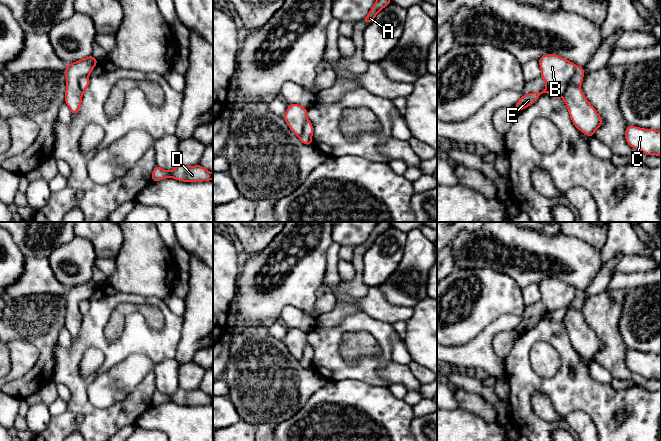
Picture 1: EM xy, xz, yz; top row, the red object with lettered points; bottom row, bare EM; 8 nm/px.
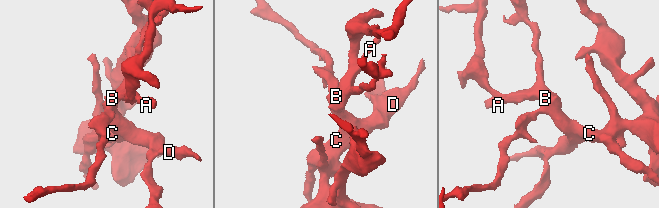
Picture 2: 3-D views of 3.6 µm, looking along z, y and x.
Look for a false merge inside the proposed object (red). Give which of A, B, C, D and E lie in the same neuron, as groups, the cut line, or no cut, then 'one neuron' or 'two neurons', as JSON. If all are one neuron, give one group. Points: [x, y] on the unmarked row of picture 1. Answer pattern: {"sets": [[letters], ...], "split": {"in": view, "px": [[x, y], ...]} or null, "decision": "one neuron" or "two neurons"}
{"sets": [["A", "B", "C", "D"], ["E"]], "split": {"in": "yz", "px": [[566, 310], [555, 309], [547, 312]]}, "decision": "two neurons"}

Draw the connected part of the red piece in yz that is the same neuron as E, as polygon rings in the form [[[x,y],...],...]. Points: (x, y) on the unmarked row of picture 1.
[[[558,309],[553,312],[545,312],[542,316],[533,316],[530,318],[523,319],[520,324],[516,327],[515,332],[516,336],[518,337],[519,335],[527,332],[531,328],[533,328],[541,318],[547,317],[550,318],[551,320],[555,322],[562,321],[564,316],[565,316],[565,309]]]

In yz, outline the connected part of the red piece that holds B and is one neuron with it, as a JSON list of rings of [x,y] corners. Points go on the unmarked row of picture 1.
[[[555,278],[540,281],[541,301],[547,312],[565,309],[563,323],[568,332],[571,345],[575,351],[588,359],[594,360],[595,354],[603,347],[595,332],[589,327],[580,311],[571,306],[576,288]]]

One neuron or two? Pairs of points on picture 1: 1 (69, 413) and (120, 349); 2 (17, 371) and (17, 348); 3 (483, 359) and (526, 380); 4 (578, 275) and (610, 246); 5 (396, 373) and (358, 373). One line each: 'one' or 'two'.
1: one
2: one
3: two
4: two
5: two

